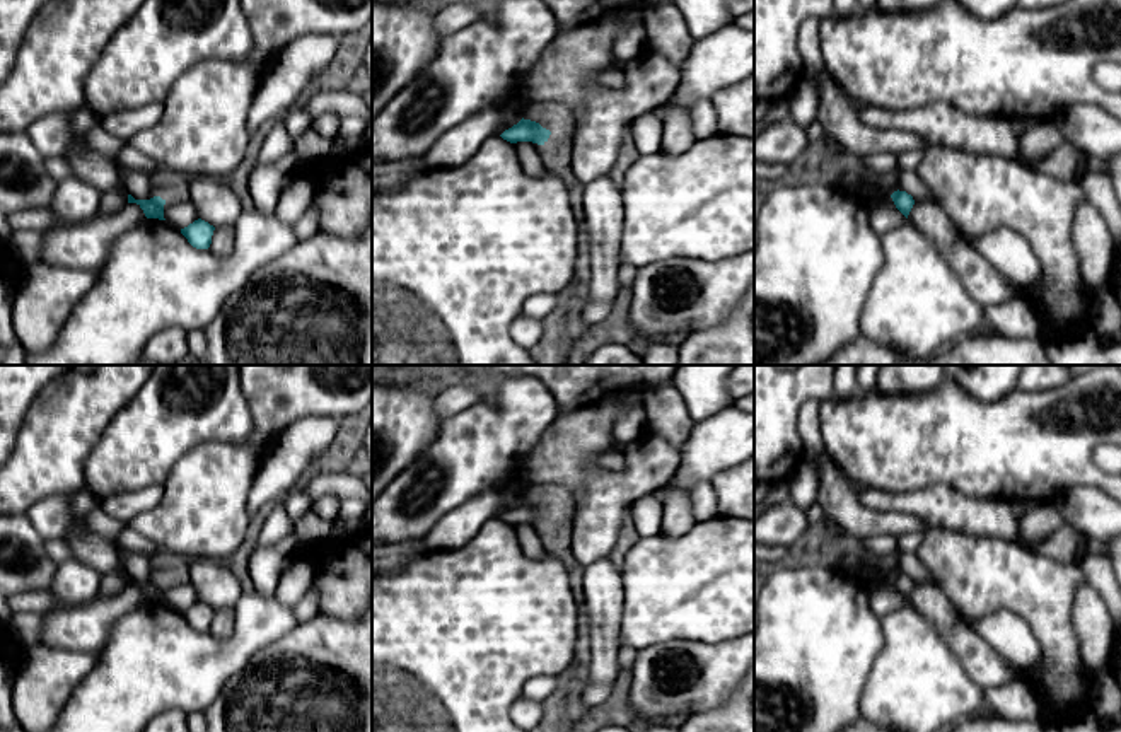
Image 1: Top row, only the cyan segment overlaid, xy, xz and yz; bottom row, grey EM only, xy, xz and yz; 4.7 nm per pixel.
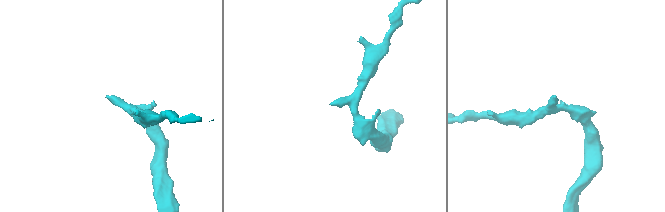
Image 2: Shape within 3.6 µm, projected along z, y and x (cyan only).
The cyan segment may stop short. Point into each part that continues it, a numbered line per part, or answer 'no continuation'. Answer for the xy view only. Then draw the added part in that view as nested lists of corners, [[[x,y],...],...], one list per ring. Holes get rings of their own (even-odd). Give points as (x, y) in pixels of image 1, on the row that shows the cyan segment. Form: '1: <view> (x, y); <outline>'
no continuation

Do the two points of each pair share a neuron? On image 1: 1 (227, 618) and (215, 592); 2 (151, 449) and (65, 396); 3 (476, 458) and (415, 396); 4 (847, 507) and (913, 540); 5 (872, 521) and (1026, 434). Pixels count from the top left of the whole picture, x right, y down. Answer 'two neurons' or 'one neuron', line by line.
1: two neurons
2: two neurons
3: two neurons
4: two neurons
5: two neurons

